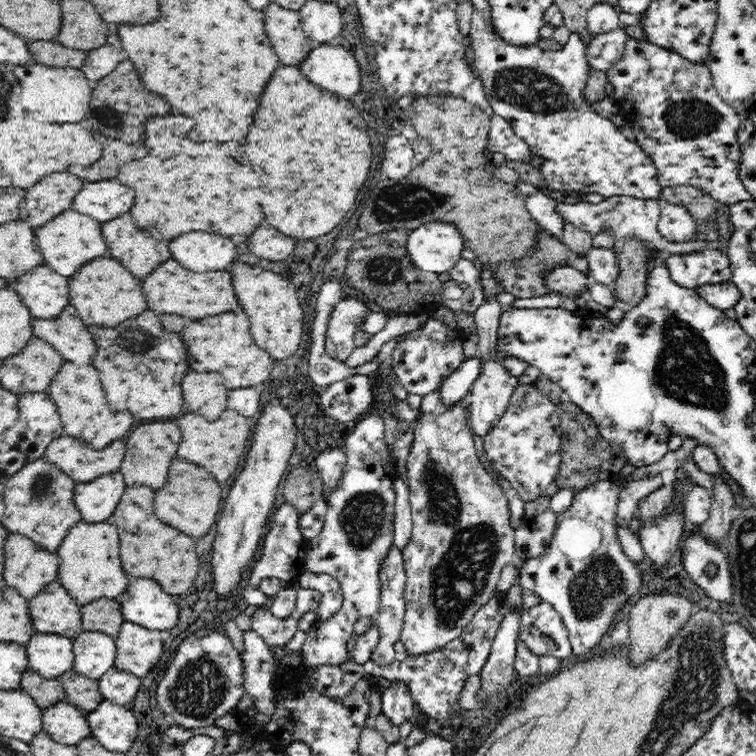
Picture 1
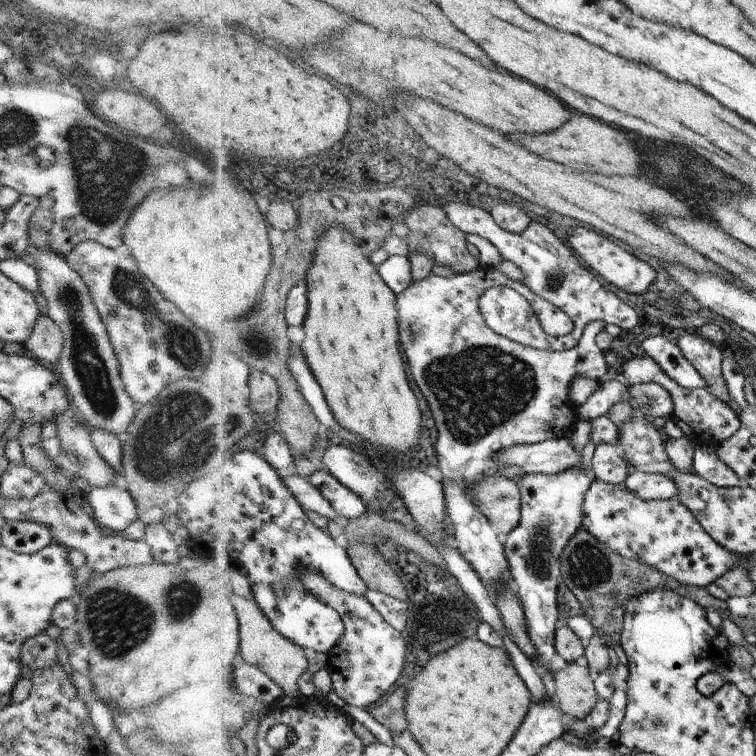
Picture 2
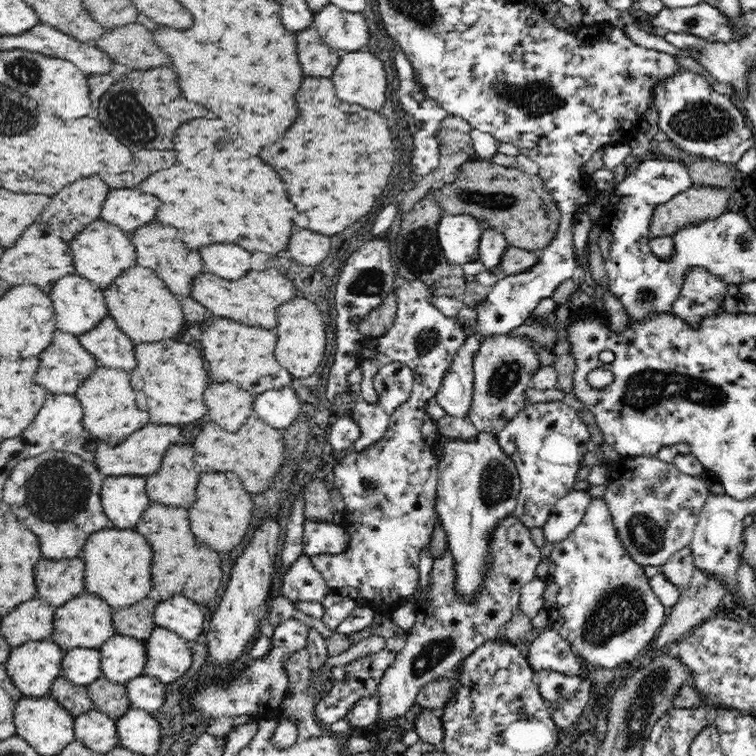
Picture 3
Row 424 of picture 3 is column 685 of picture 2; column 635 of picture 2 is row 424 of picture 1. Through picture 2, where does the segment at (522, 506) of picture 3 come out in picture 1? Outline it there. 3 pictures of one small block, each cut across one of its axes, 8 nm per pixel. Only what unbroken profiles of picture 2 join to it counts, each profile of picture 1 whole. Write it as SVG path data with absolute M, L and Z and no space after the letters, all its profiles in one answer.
M519 383L513 390L509 405L498 419L496 426L484 435L484 451L492 463L492 467L510 481L512 489L516 490L520 501L533 502L542 497L549 484L555 482L561 464L561 418L557 405L548 395L540 392L534 384Z

